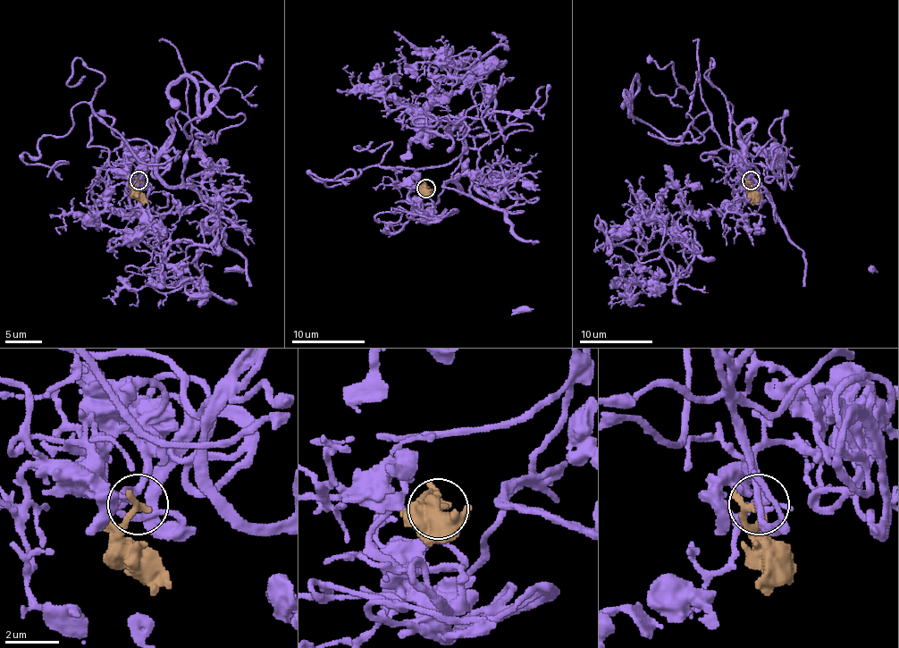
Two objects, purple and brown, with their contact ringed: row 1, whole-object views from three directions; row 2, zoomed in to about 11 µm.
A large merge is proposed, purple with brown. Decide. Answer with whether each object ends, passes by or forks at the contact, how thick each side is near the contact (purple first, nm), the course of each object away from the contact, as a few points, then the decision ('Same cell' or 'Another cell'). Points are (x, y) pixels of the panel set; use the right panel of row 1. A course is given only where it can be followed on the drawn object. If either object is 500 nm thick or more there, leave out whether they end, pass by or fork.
At the ring purple ends. At the ring brown ends. Thickness 220 nm (purple) against 320 nm. Course of purple: (751, 180), (774, 139), (744, 155), (751, 185), (708, 112), (666, 139), (633, 115), (636, 77), (620, 106). Course of brown: (750, 180), (746, 183), (754, 206). Same cell

